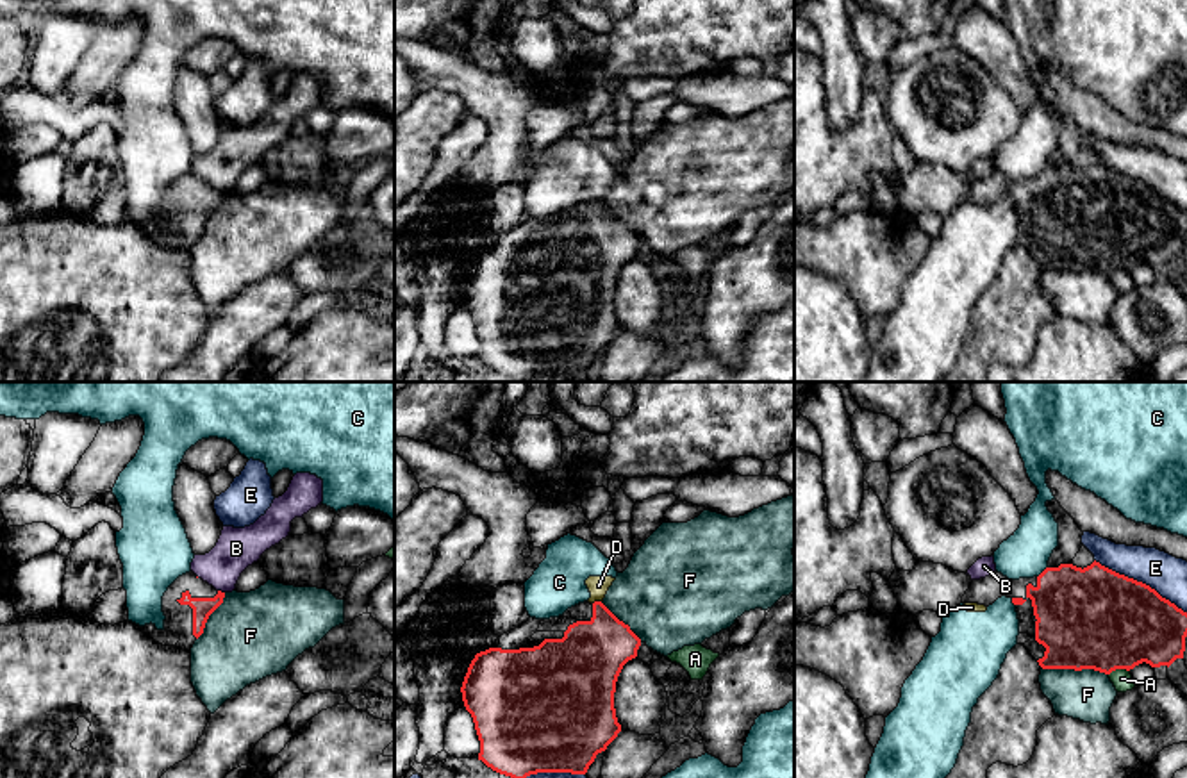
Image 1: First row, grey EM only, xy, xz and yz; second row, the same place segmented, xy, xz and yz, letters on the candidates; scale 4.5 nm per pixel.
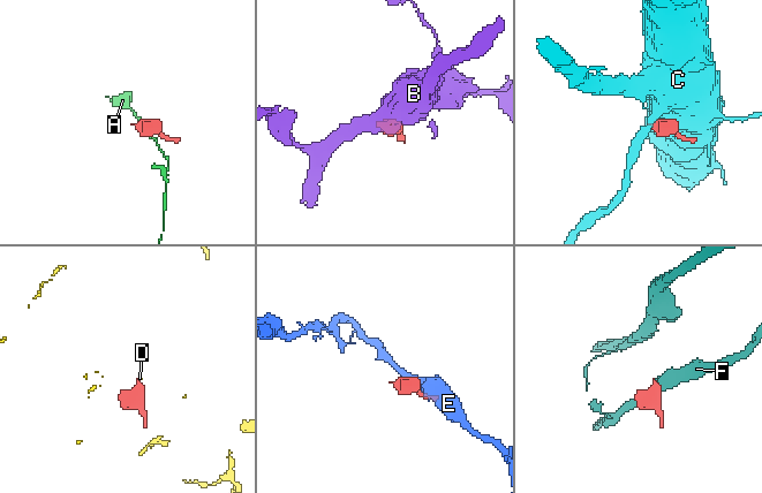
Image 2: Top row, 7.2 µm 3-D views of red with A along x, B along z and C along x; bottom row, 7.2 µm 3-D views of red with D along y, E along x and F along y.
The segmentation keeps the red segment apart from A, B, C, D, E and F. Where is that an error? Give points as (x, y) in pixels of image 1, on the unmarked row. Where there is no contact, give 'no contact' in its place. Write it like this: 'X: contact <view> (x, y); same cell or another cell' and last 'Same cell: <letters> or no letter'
A: contact yz (1118, 268); another cell
B: contact xy (220, 191); another cell
C: contact yz (1043, 172); another cell
D: contact xz (597, 202); another cell
E: contact yz (1141, 182); another cell
F: contact yz (1075, 270); another cell
Same cell: no letter

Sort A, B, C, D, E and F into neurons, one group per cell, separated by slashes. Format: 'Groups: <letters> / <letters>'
Groups: A / B / C D / E / F

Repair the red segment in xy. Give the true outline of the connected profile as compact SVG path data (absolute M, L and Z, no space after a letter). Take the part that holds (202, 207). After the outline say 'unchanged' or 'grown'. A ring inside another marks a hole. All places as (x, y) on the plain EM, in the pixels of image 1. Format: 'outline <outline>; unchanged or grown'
outline M189 171L178 177L162 196L164 228L157 230L150 223L139 230L162 246L177 246L191 253L209 216L223 203L223 198L225 193Z; grown

